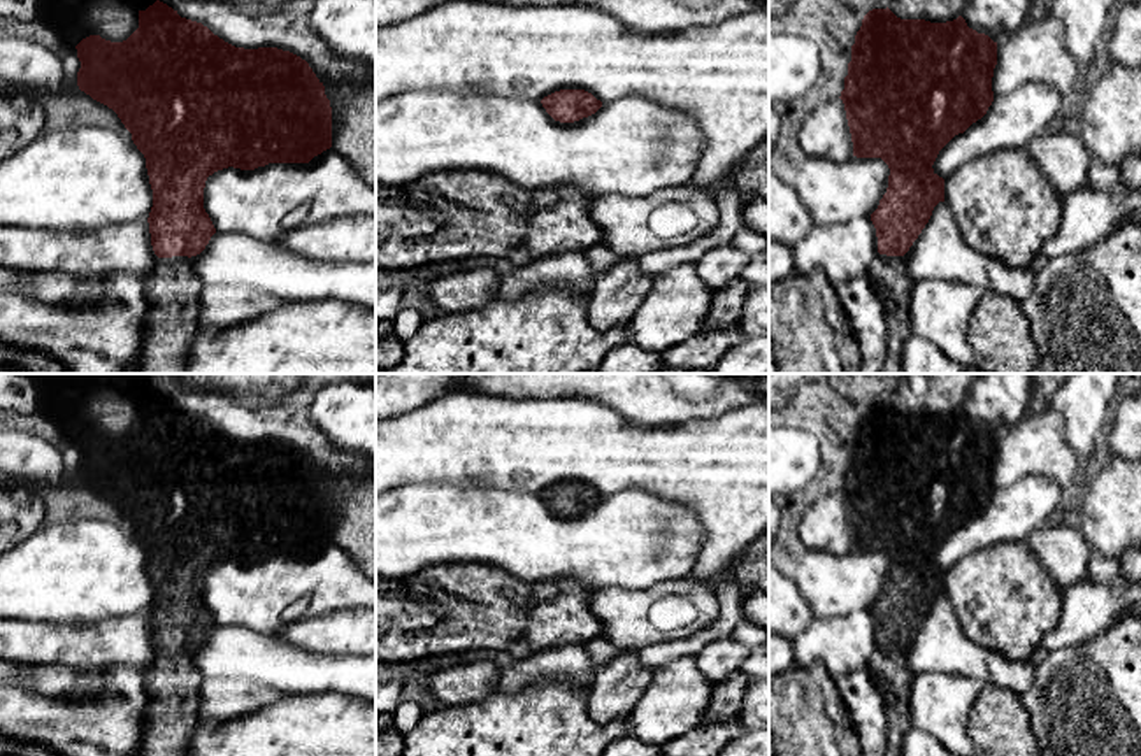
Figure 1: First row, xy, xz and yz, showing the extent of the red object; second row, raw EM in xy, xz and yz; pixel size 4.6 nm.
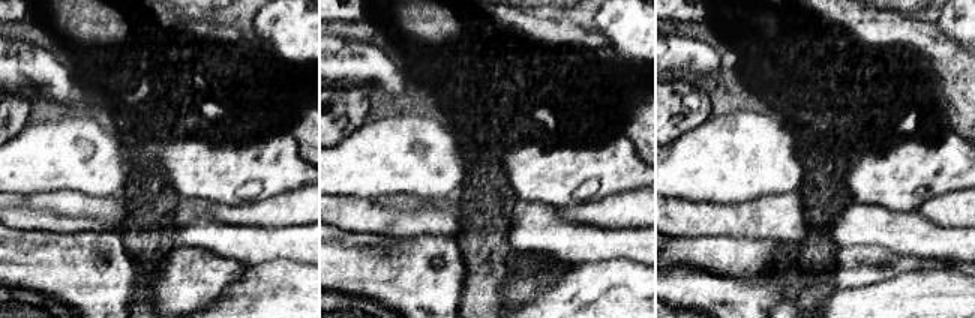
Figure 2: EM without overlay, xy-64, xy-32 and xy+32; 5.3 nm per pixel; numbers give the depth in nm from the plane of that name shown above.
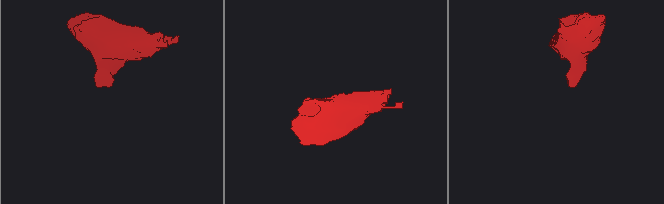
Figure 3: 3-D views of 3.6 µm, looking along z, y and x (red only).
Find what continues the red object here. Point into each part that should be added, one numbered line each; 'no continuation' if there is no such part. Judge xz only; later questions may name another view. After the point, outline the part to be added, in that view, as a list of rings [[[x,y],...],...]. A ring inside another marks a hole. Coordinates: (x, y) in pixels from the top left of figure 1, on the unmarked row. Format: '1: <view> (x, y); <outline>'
no continuation

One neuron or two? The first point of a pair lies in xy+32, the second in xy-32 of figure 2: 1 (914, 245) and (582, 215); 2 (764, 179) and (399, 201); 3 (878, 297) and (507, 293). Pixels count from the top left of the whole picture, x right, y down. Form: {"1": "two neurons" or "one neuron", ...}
{"1": "two neurons", "2": "two neurons", "3": "two neurons"}

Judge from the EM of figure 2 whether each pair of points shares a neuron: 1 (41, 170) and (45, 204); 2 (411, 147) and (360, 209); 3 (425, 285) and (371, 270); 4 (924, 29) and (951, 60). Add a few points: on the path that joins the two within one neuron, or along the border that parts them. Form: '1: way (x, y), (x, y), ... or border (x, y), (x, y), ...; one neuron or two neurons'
1: border (80, 194), (57, 191), (15, 195); two neurons
2: border (335, 195), (365, 197), (369, 200); two neurons
3: way (411, 275), (384, 270); one neuron
4: way (927, 36), (944, 53); one neuron

